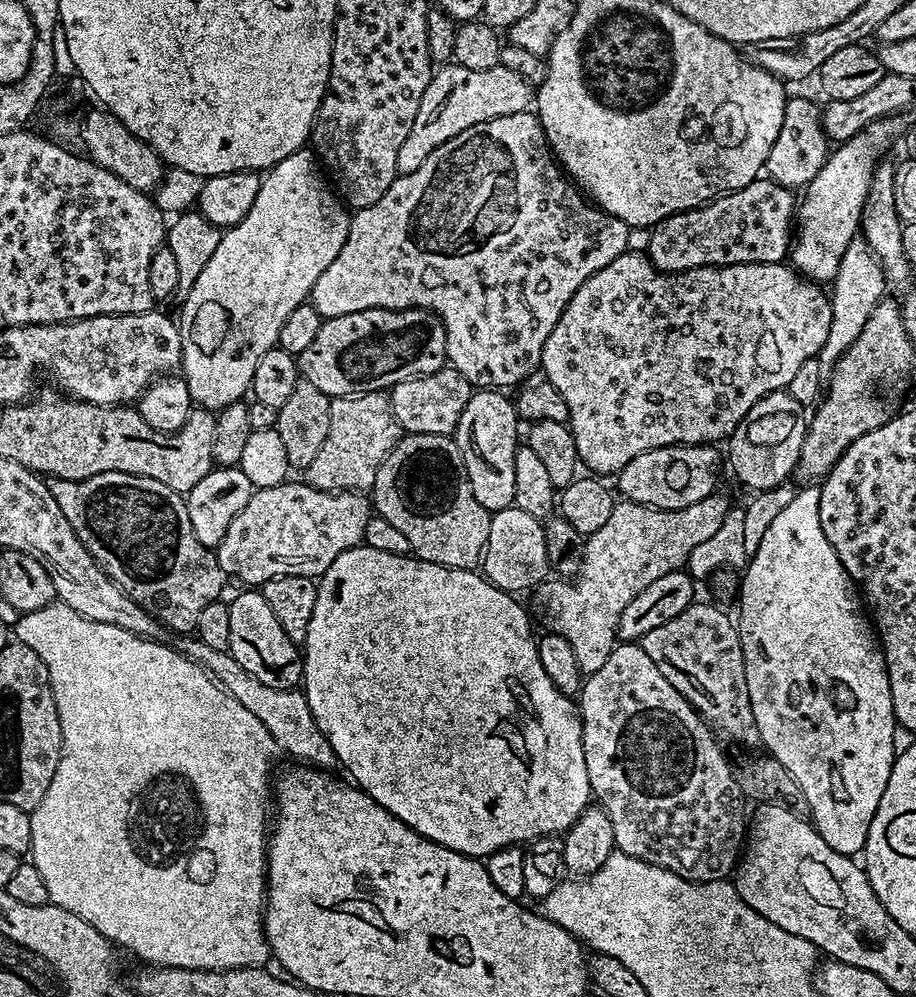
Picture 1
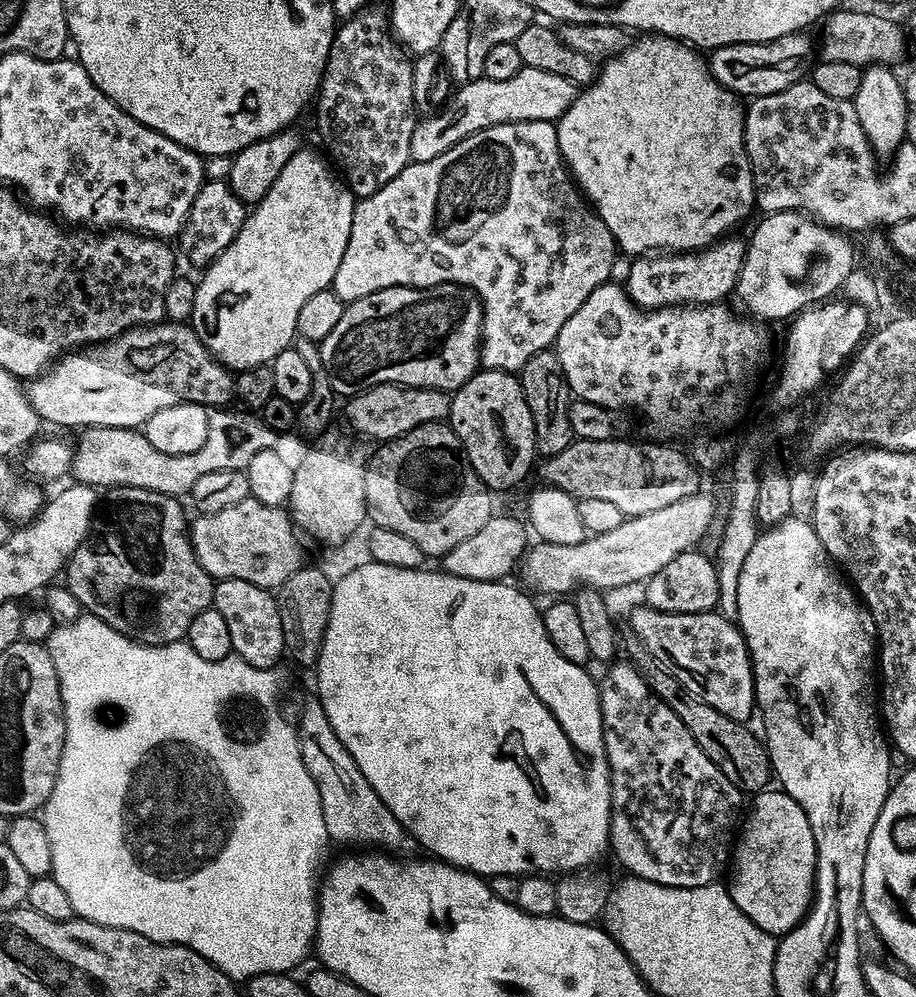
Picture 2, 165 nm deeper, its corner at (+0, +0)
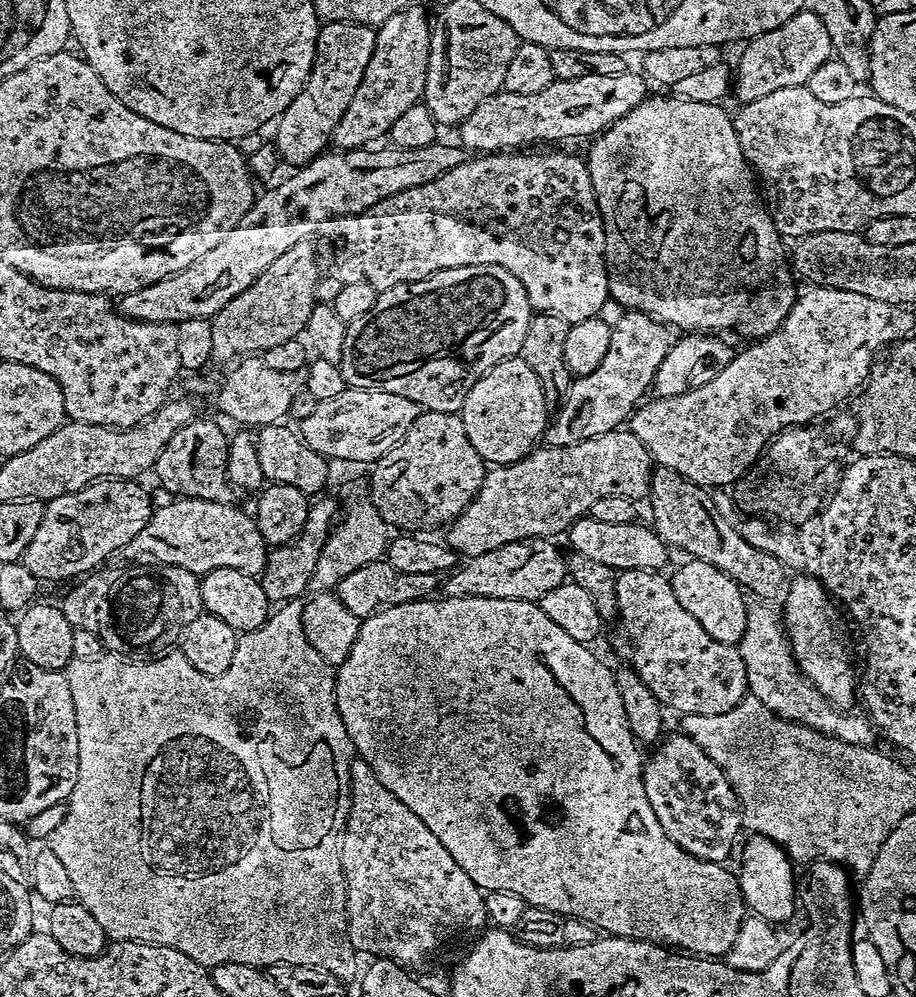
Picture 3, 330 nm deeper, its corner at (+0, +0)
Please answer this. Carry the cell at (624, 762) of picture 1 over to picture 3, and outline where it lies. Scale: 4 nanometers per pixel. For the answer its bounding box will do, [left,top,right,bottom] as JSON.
[642,734,742,863]

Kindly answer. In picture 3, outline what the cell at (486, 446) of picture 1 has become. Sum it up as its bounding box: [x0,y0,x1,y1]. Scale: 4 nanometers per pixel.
[459,358,550,466]

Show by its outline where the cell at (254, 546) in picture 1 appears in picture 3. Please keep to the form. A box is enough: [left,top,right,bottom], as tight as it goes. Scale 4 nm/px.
[122,496,270,578]

